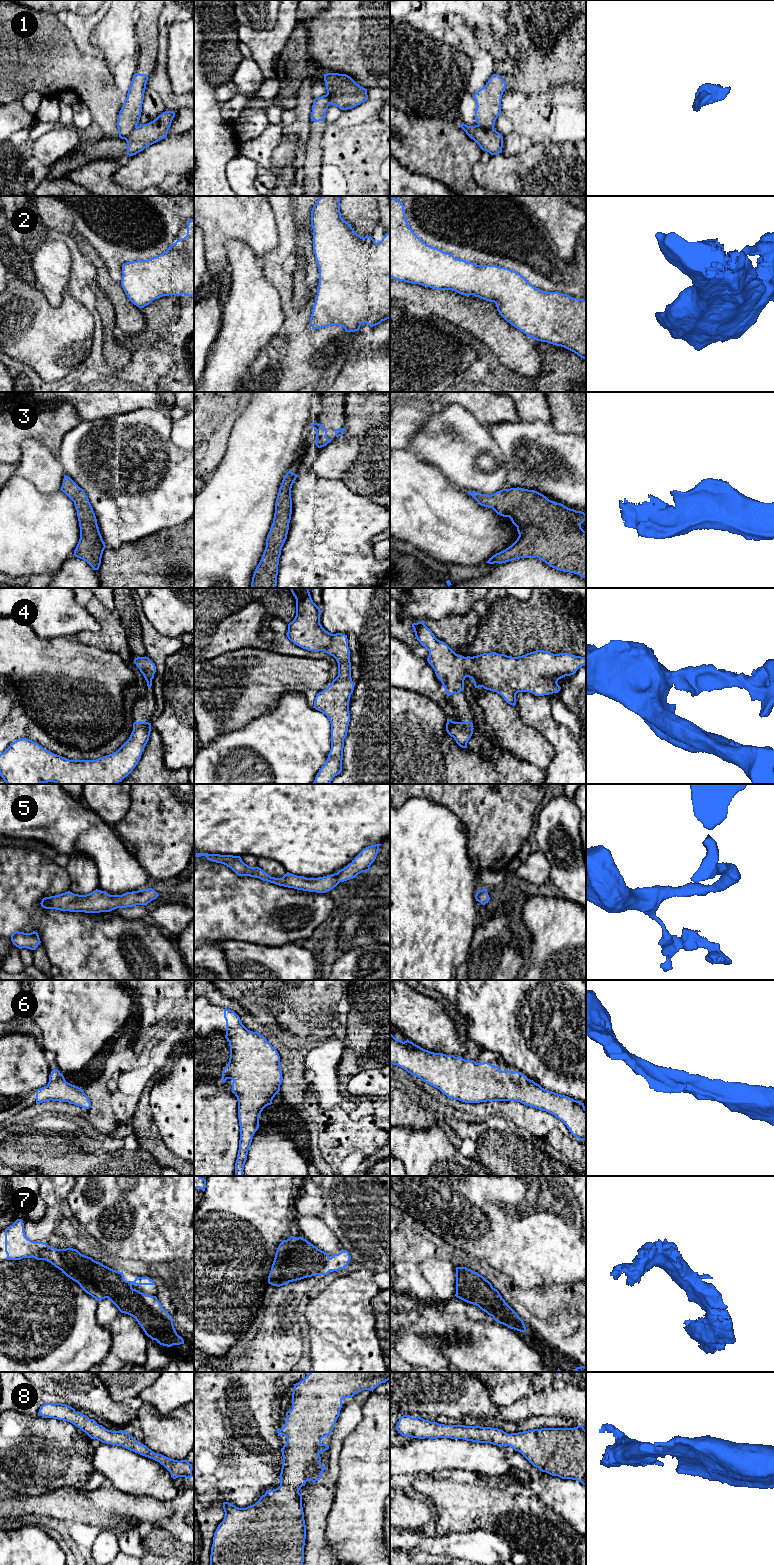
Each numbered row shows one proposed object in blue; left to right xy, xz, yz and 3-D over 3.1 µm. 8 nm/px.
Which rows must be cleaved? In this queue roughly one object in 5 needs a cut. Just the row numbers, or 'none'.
1

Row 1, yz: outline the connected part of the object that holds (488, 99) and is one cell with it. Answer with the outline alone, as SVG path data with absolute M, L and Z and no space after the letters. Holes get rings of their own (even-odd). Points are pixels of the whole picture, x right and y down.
M493 74L486 85L474 95L476 101L475 118L484 129L494 129L495 121L501 113L501 99L506 83L499 74Z

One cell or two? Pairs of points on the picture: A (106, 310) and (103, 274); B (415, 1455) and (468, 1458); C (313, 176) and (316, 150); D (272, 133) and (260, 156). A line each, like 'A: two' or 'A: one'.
A: two
B: one
C: one
D: one

